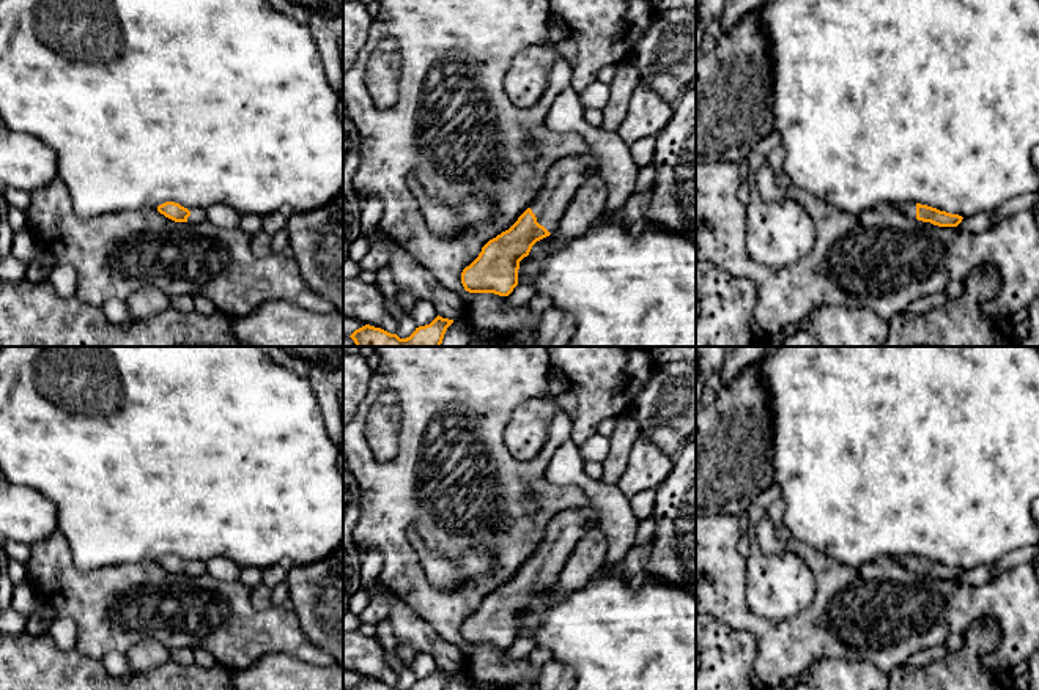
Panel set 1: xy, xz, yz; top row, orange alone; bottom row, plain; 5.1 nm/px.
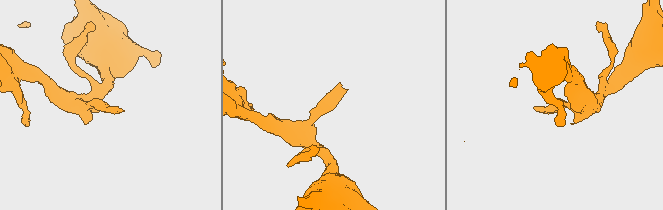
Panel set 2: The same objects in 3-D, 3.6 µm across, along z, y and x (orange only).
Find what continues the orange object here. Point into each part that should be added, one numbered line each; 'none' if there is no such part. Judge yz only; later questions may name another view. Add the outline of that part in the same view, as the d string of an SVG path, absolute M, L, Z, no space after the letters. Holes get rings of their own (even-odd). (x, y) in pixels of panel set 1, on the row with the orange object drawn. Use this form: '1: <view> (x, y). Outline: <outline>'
1: yz (909, 208). Outline: M908 202L908 203L900 203L896 205L899 211L905 213L910 217L916 219L916 203L915 202Z

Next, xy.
1: xy (197, 215). Outline: M187 208L190 216L187 217L189 224L197 224L206 219L206 211L202 208Z

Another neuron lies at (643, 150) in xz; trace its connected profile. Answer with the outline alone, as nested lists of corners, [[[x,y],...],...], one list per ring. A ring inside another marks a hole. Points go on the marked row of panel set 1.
[[[642,137],[630,147],[630,154],[638,167],[653,162],[656,137]]]

